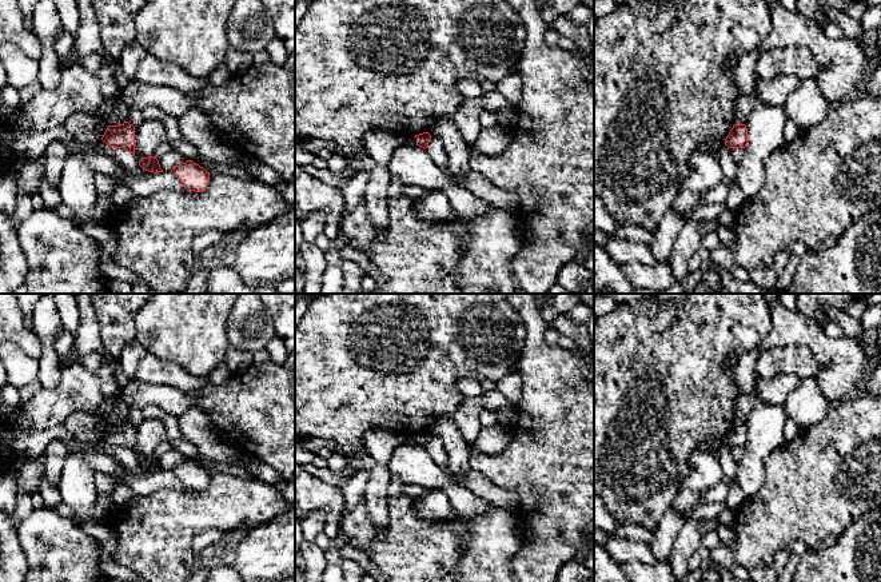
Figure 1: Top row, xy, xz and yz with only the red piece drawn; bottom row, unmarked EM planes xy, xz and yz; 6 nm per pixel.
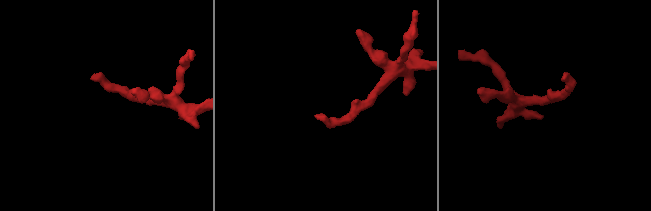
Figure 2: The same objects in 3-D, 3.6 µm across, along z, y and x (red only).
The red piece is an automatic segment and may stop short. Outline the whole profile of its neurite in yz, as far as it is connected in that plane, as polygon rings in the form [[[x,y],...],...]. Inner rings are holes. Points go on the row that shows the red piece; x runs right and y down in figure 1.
[[[734,124],[725,139],[729,148],[745,148],[748,144],[748,128],[745,124]]]

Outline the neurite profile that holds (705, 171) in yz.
[[[725,141],[719,146],[703,144],[699,147],[689,159],[689,172],[687,179],[682,183],[677,198],[671,206],[671,208],[677,212],[677,215],[682,219],[695,208],[701,207],[701,196],[705,191],[713,188],[723,179],[723,172],[721,168],[721,150],[725,147]]]

